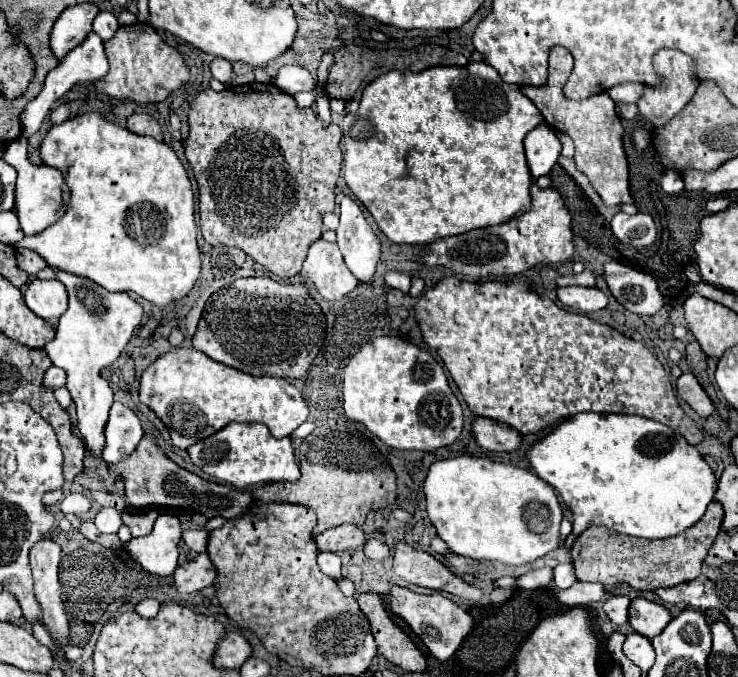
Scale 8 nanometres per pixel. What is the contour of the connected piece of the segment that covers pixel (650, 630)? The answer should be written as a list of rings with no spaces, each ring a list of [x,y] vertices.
[[[635,598],[629,608],[629,622],[633,630],[645,638],[657,636],[671,620],[671,614],[665,606],[645,600],[645,598]]]

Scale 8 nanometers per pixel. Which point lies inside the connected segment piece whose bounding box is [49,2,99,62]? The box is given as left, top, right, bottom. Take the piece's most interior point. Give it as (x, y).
(71, 28)

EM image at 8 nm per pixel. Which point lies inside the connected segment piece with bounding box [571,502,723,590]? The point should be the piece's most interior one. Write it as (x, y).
(599, 555)

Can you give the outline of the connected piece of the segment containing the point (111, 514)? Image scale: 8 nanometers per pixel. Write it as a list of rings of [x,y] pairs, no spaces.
[[[103,508],[101,512],[97,512],[93,522],[95,522],[97,530],[103,532],[103,534],[115,534],[119,530],[119,526],[123,524],[121,522],[121,512],[117,512],[115,508]]]

